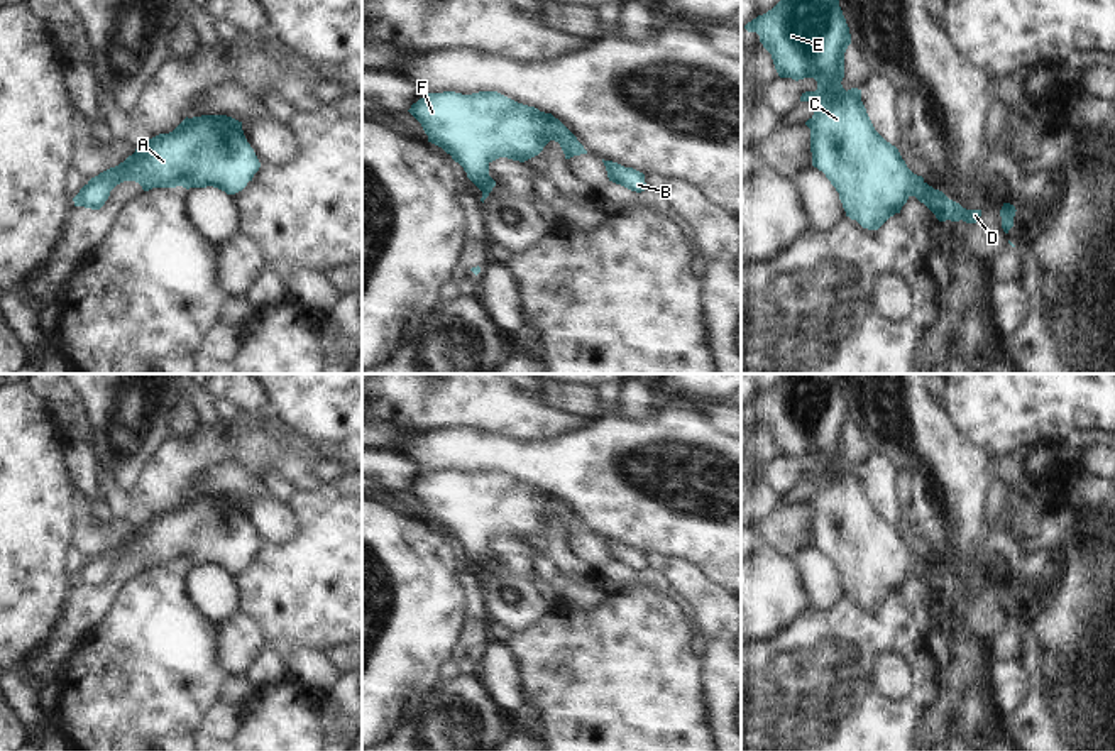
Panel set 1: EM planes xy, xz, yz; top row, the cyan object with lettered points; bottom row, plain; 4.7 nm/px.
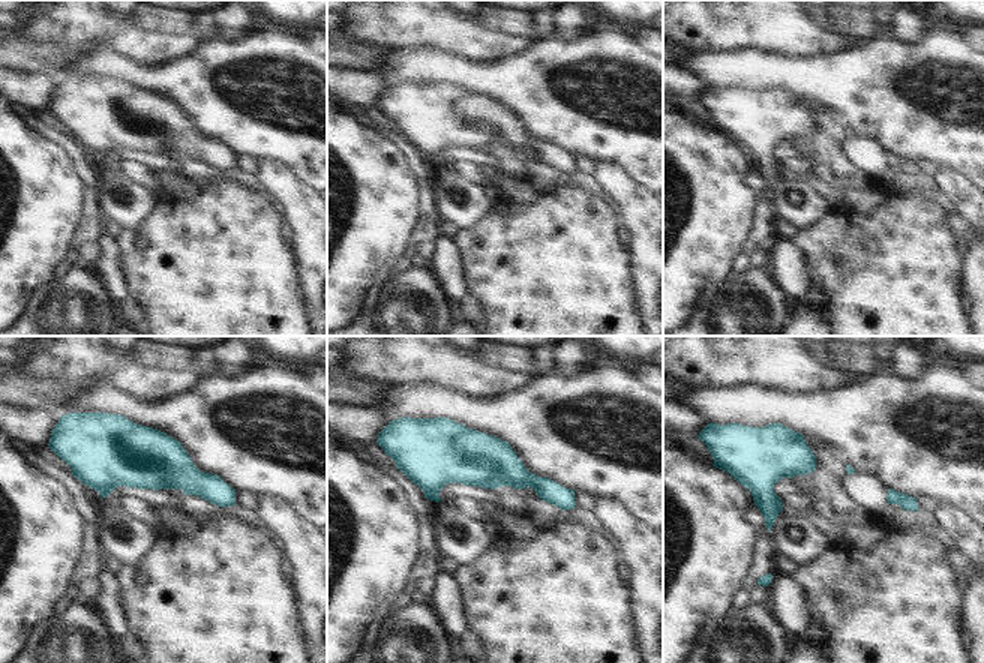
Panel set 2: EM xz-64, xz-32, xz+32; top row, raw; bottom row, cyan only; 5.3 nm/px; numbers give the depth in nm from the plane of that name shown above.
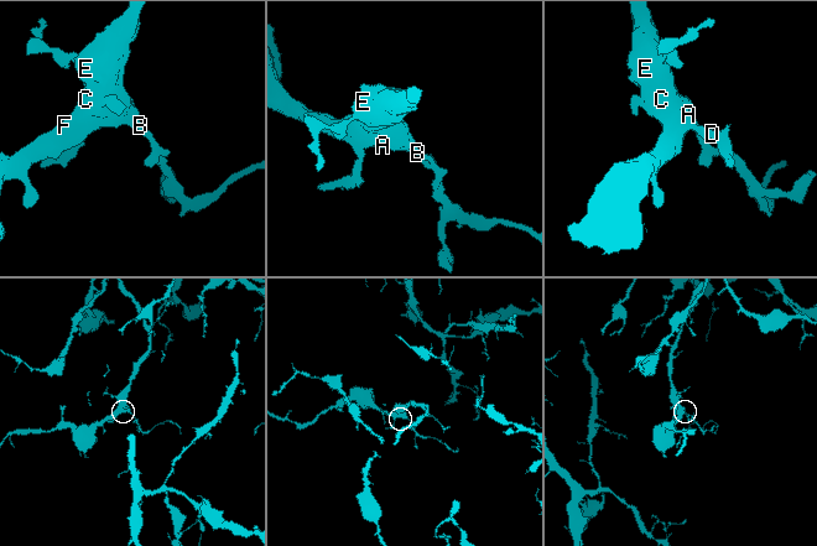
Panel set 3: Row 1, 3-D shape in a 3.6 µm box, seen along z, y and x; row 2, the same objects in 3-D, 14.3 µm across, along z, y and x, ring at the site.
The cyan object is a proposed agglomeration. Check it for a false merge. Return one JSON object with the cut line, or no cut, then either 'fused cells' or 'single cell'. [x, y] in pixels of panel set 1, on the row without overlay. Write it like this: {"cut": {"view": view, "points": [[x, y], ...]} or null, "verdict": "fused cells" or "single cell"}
{"cut": null, "verdict": "single cell"}

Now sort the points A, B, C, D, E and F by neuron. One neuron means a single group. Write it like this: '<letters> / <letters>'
A B C D E F

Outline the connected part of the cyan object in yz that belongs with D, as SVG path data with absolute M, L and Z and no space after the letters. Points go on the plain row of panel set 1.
M783 374L772 389L748 401L744 408L760 414L780 457L817 460L816 470L800 475L800 480L816 484L814 494L805 501L810 507L812 545L822 550L839 572L846 595L863 607L878 609L890 595L900 592L910 575L915 575L939 600L980 599L981 589L963 587L929 565L922 555L914 553L898 528L875 509L861 480L861 469L843 467L844 431L851 423L851 413L836 374Z

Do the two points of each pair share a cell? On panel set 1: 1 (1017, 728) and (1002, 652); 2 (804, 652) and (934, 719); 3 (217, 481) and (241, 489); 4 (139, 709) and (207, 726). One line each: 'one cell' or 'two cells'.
1: two cells
2: two cells
3: one cell
4: two cells

